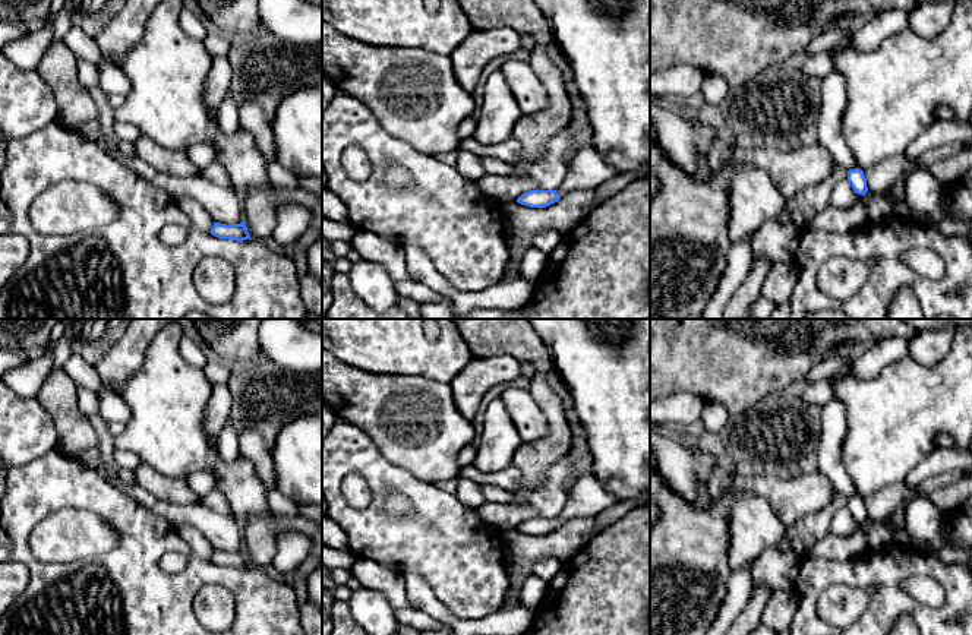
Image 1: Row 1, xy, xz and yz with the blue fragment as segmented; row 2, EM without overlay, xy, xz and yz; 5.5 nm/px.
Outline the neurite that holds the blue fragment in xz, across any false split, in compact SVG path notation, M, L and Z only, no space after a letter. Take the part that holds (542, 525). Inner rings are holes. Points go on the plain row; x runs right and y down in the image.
M530 518L518 524L518 531L530 536L546 536L558 530L556 518Z

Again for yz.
M859 496L849 497L848 499L848 509L850 511L855 521L865 522L868 519L867 506L865 506L862 497L859 497Z

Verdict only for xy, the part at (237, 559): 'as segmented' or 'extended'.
as segmented

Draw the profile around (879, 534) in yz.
M845 506L840 508L831 518L829 534L836 537L848 537L855 531L862 531L867 537L867 549L883 550L894 543L893 530L896 527L905 527L905 522L905 511L897 511L880 521L872 521L868 518L865 522L858 522L852 516L848 506Z

